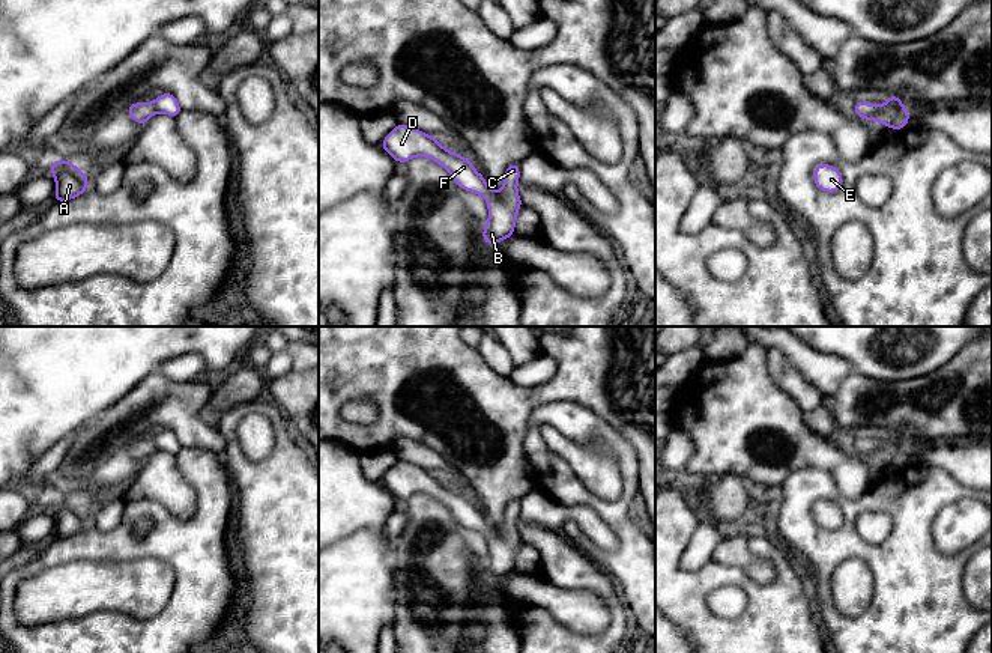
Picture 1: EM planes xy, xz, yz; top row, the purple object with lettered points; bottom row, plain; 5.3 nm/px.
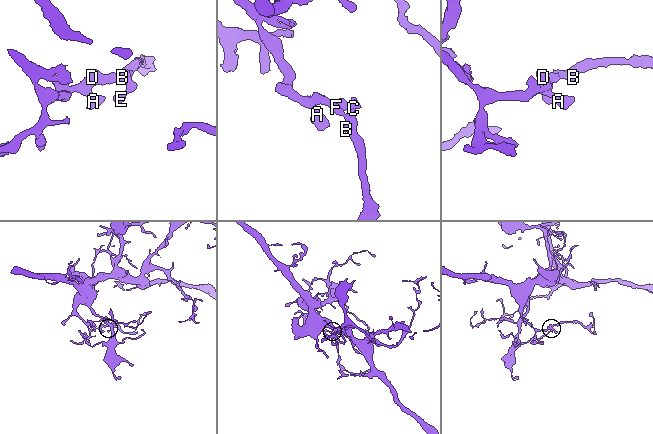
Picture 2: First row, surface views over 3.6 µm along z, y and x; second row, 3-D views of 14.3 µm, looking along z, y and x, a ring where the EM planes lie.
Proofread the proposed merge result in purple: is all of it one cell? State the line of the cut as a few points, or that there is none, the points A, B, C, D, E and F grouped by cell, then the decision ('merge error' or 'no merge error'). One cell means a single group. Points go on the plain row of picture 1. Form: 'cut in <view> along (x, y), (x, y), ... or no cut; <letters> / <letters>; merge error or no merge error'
no cut; A B C D E F; no merge error

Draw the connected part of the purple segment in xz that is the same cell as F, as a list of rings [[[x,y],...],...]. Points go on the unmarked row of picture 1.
[[[398,460],[380,481],[395,500],[407,500],[415,494],[430,495],[449,509],[457,524],[482,533],[488,545],[488,557],[482,564],[482,576],[487,582],[496,582],[516,572],[516,557],[523,542],[517,530],[519,500],[508,501],[504,525],[494,528],[488,525],[485,515],[473,506],[472,497],[445,486],[439,475],[416,465]]]

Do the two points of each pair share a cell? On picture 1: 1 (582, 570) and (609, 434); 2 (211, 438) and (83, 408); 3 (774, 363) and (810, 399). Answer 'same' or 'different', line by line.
1: same
2: different
3: same

